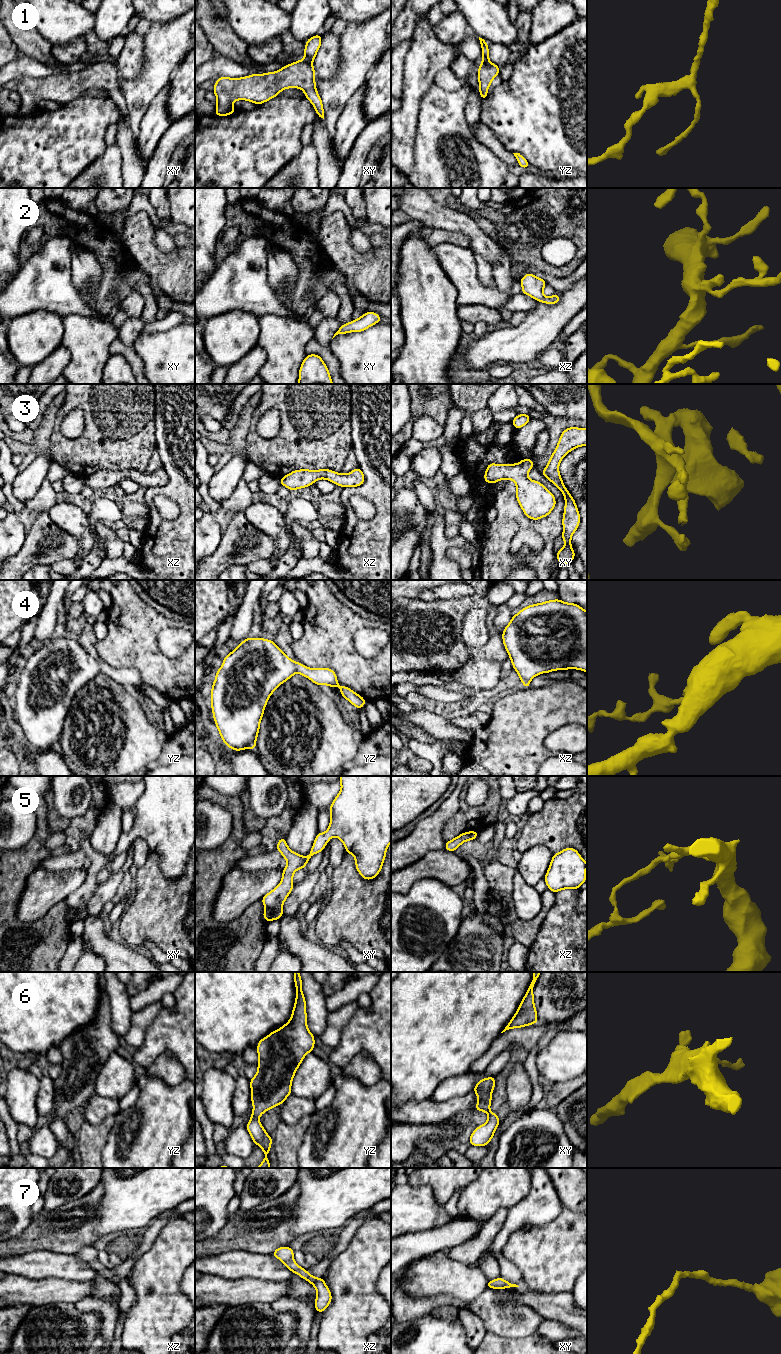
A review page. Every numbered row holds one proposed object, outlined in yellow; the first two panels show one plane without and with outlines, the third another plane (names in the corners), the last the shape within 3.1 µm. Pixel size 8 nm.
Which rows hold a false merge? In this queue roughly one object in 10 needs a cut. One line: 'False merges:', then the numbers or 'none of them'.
False merges: 5

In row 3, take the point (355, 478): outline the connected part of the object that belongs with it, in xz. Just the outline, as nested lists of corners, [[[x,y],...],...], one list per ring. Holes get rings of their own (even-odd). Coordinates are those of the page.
[[[360,468],[352,470],[348,474],[337,473],[330,469],[320,470],[294,470],[280,479],[280,484],[291,491],[308,487],[319,479],[326,479],[343,488],[361,486],[365,477]]]

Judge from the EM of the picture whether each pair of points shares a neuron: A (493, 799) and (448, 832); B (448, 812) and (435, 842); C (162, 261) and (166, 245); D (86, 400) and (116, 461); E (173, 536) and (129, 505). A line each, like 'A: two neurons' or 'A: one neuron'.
A: one neuron
B: one neuron
C: two neurons
D: one neuron
E: two neurons

